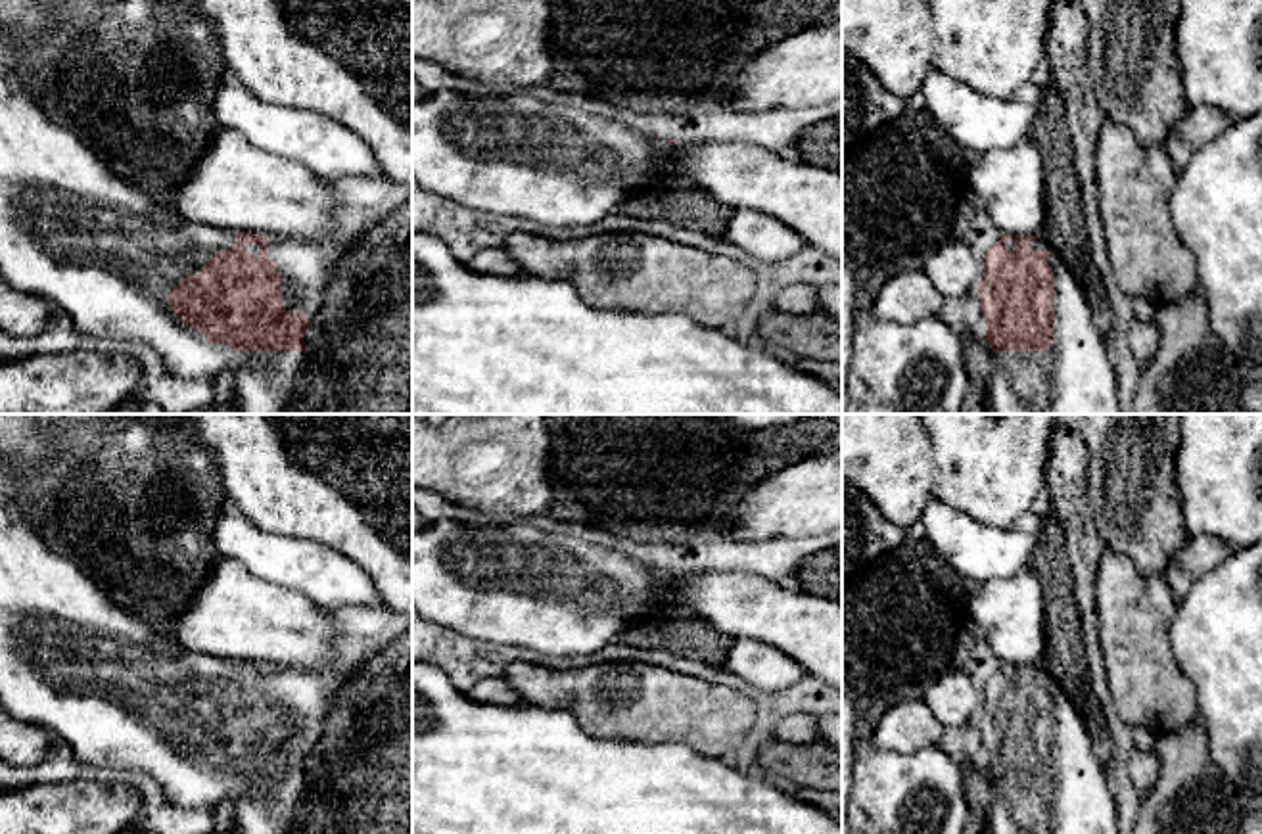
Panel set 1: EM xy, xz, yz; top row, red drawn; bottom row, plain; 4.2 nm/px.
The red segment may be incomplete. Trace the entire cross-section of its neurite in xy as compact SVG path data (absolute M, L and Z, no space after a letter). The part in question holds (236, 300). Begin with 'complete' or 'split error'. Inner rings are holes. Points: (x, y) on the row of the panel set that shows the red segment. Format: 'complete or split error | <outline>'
split error | M0 73L0 276L15 290L40 297L54 309L67 313L82 334L144 343L161 359L165 370L180 382L217 380L230 370L234 374L232 397L238 403L238 414L292 414L293 403L307 391L307 328L322 305L326 286L336 274L338 263L359 240L351 236L336 247L322 247L301 243L299 240L270 240L265 234L186 220L165 201L111 174L92 150L67 128L54 123L29 94Z

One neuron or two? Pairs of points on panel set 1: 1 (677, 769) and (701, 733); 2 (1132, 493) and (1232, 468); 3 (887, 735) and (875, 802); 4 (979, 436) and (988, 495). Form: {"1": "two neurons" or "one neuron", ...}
{"1": "two neurons", "2": "two neurons", "3": "two neurons", "4": "one neuron"}

